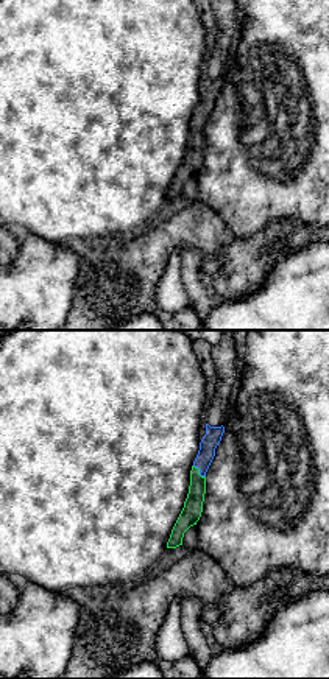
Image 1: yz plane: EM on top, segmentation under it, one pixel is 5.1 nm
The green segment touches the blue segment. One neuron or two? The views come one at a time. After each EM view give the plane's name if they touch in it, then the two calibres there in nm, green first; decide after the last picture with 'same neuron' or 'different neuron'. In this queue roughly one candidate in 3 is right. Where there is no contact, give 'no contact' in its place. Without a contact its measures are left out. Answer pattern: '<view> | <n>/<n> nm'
yz | 100/90 nm

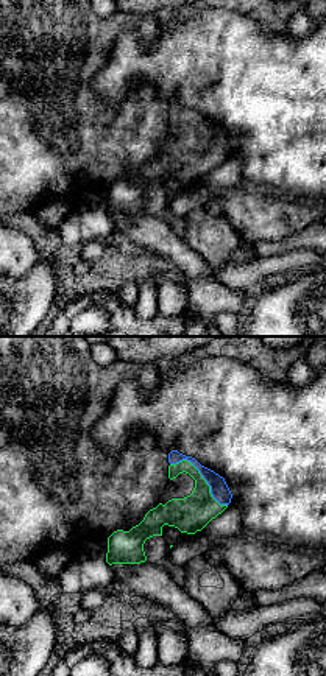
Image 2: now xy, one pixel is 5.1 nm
xy | 190/90 nm

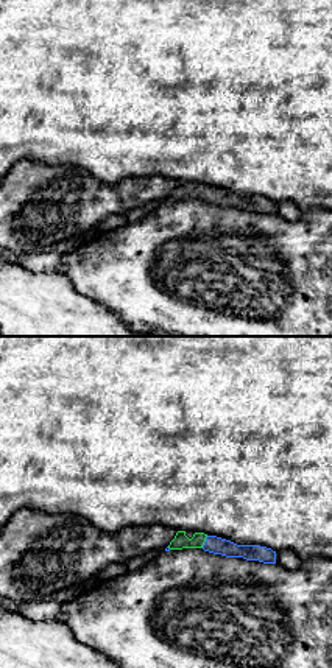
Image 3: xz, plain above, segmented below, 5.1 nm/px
xz | 80/90 nm

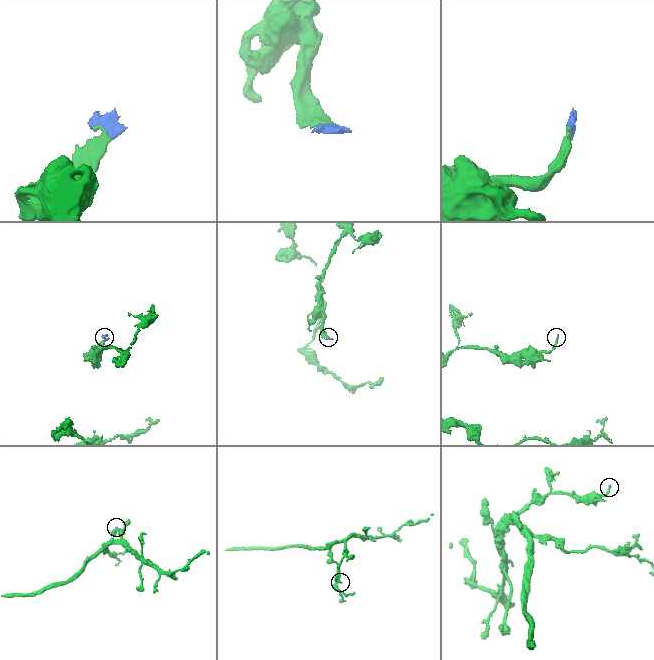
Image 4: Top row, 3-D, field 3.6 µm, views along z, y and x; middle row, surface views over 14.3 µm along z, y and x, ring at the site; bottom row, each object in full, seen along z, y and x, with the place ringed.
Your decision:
same neuron

